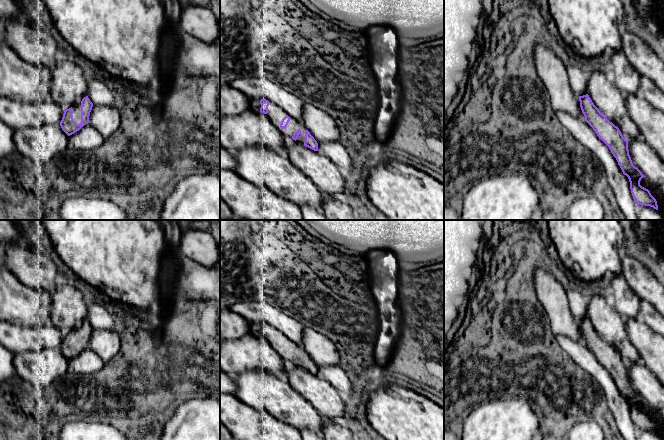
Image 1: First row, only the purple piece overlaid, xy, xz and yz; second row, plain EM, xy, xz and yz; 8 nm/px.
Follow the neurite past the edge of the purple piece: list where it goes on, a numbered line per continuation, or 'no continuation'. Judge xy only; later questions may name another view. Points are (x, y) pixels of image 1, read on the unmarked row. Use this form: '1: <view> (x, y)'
1: xy (76, 332)

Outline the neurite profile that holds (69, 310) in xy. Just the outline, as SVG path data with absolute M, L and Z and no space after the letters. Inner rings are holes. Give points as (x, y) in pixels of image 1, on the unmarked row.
M60 283L57 289L51 292L52 310L50 323L63 334L81 326L88 318L88 299L89 295L81 286L69 286Z

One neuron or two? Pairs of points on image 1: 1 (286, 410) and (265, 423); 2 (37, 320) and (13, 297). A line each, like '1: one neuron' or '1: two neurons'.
1: two neurons
2: one neuron

